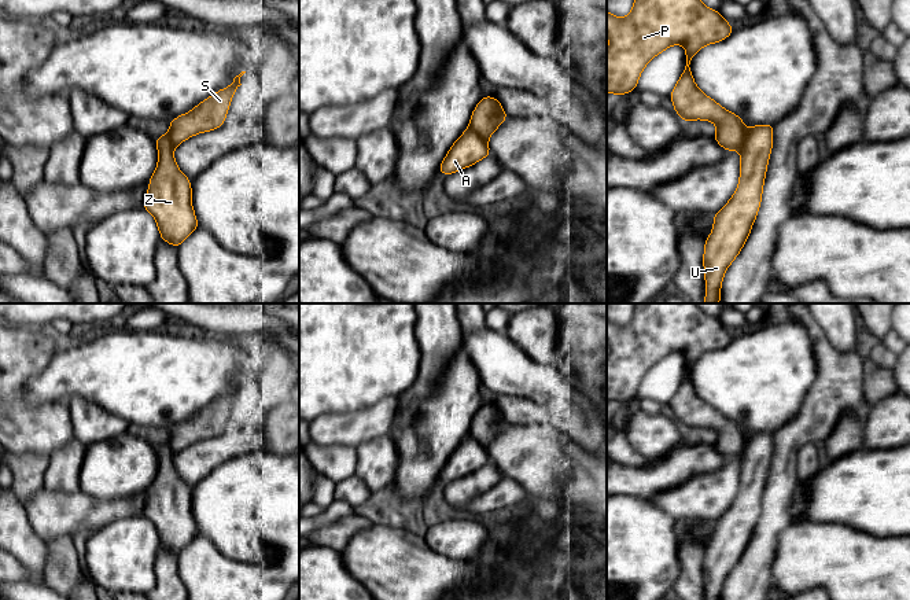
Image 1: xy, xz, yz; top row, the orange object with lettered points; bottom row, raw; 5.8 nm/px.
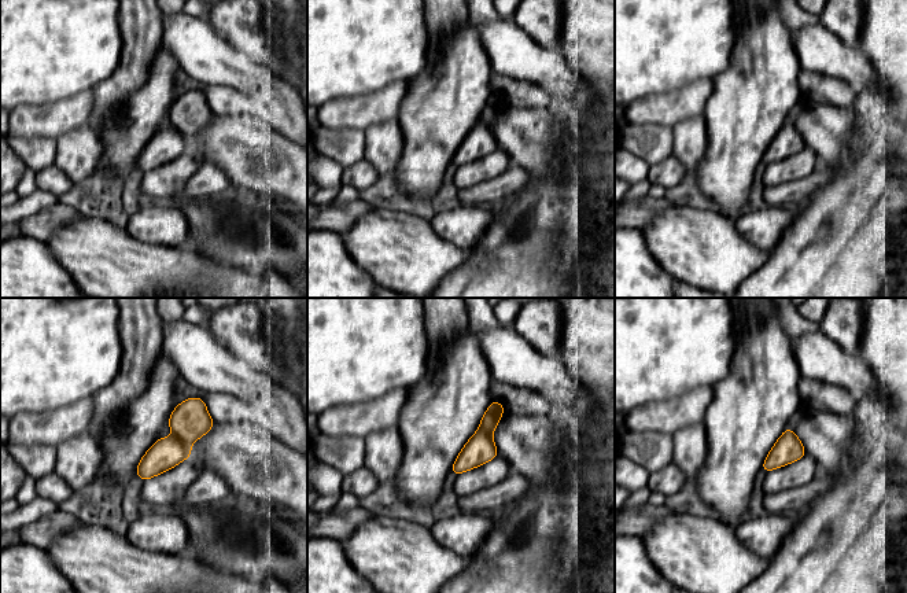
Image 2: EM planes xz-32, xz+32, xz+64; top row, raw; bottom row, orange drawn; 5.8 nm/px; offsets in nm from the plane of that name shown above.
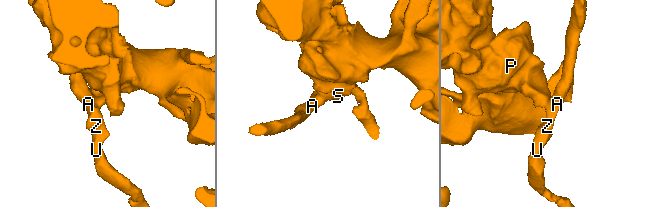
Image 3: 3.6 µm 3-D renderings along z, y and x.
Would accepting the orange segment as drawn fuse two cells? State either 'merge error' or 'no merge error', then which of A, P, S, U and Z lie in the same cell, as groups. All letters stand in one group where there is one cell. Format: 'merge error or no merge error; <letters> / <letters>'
merge error; A U Z / P S

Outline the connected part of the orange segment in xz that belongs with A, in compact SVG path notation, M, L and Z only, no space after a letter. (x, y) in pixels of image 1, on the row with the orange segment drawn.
M468 128L450 147L439 166L439 173L449 176L476 163L487 155L490 155L487 140Z

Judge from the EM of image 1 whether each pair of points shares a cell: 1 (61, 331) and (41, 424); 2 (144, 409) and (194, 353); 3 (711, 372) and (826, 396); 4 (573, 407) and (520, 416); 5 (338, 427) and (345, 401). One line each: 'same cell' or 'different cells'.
1: different cells
2: same cell
3: different cells
4: different cells
5: different cells

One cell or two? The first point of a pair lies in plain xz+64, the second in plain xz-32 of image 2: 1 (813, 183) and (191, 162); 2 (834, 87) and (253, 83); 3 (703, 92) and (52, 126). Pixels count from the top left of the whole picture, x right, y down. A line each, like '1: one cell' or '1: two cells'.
1: two cells
2: two cells
3: one cell

